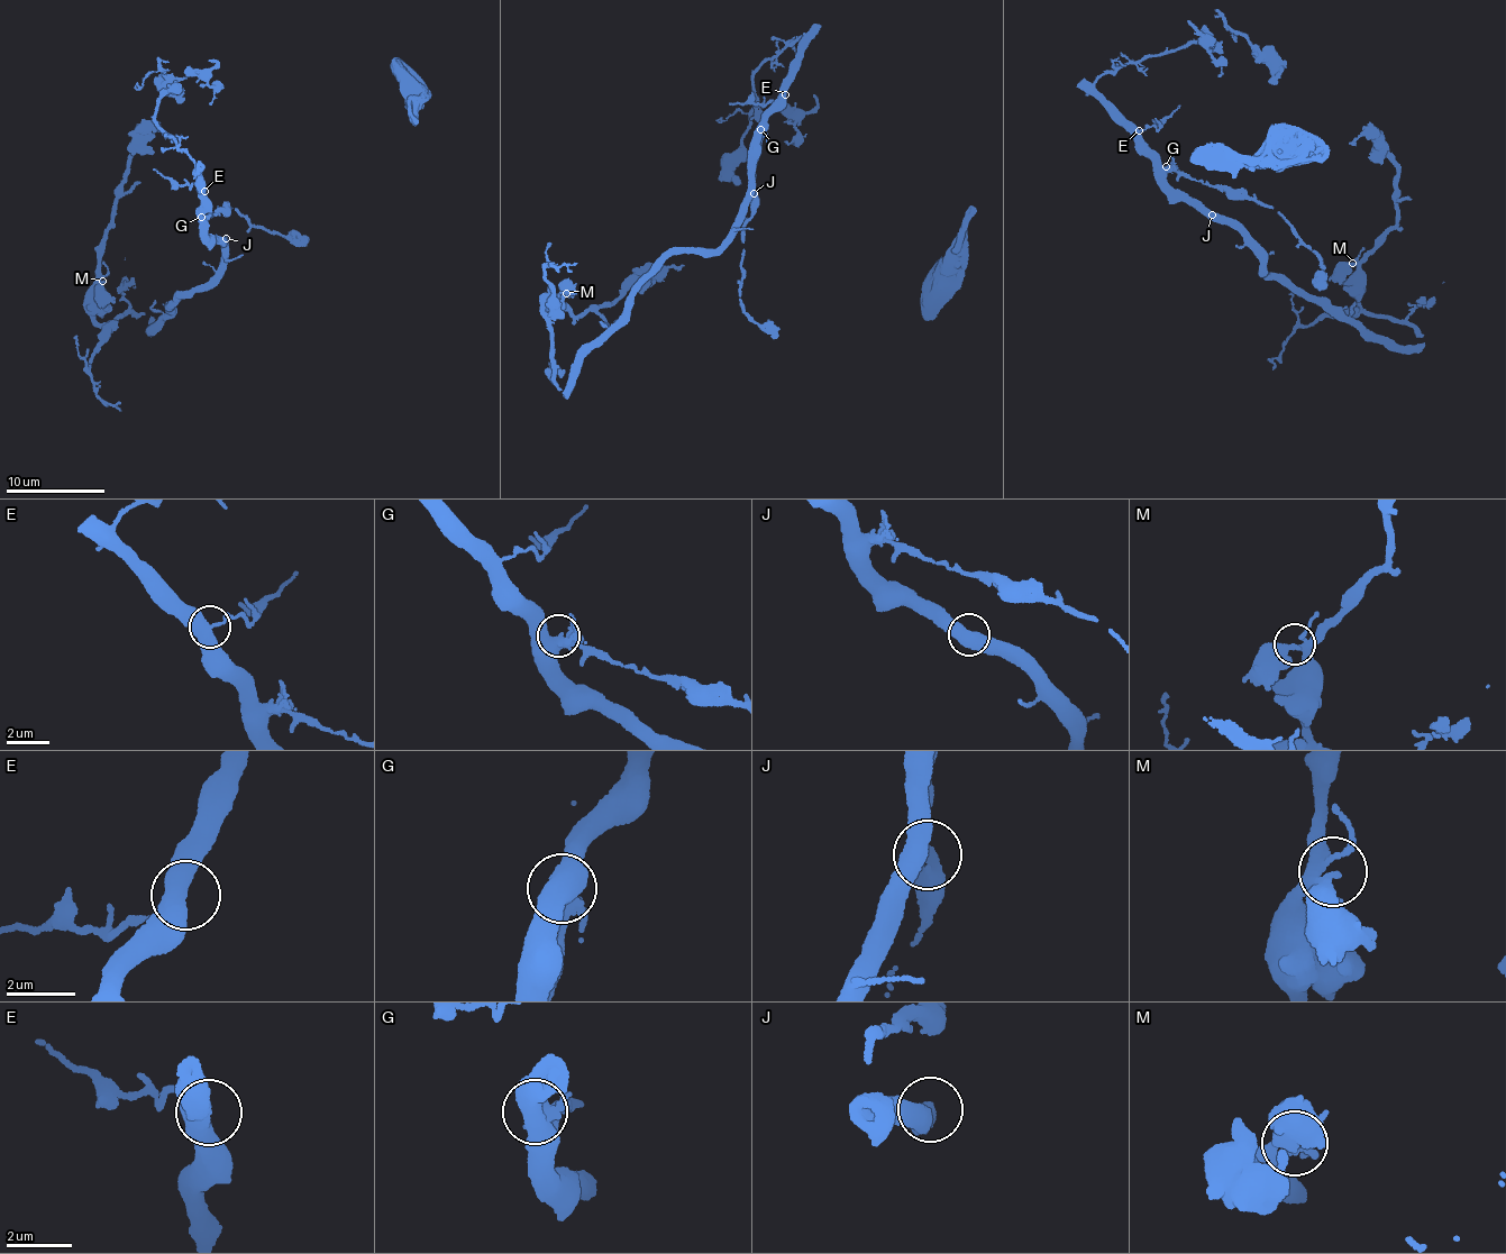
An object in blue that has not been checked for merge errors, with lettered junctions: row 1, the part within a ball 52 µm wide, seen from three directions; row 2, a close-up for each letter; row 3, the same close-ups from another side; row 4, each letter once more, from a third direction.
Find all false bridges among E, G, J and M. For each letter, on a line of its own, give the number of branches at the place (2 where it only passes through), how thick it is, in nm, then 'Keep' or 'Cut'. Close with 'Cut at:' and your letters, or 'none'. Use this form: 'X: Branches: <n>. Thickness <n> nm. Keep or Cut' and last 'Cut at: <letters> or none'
E: Branches: 3. Thickness 420 nm. Keep
G: Branches: 5. Thickness 340 nm. Keep
J: Branches: 2. Thickness 500 nm. Keep
M: Branches: 2. Thickness 260 nm. Keep
Cut at: none

